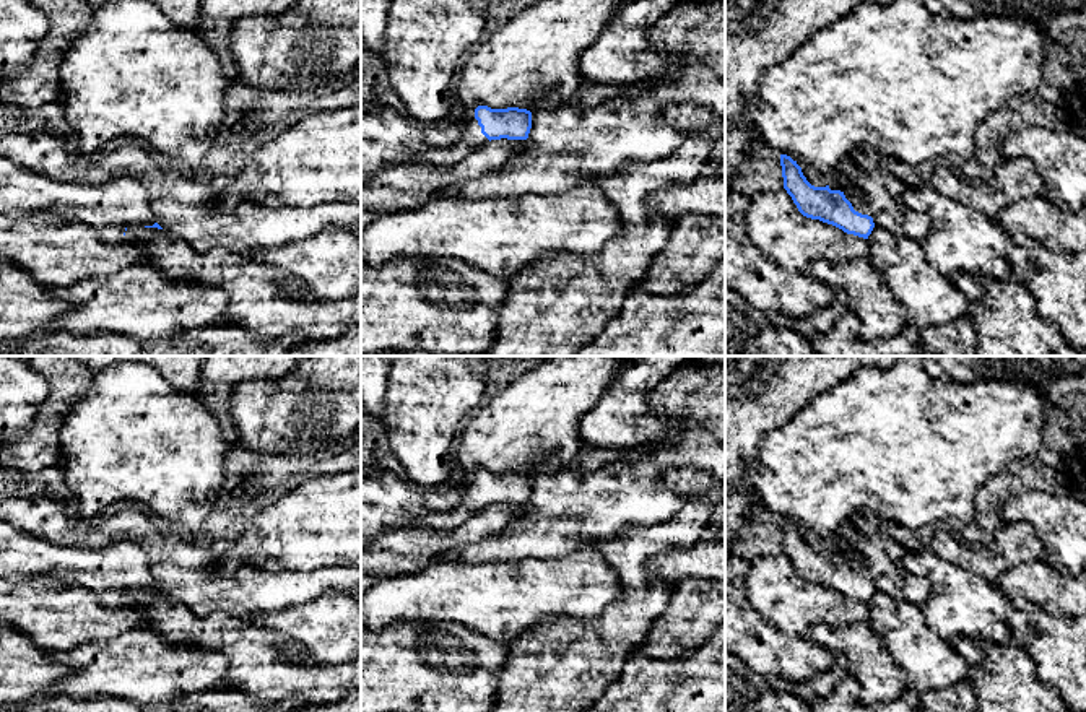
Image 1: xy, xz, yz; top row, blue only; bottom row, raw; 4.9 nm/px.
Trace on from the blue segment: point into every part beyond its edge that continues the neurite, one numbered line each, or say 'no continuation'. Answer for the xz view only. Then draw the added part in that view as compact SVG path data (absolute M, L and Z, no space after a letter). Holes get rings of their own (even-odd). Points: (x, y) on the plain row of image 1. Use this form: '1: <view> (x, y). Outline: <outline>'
1: xz (472, 503). Outline: M473 481L462 491L462 499L454 510L429 512L426 527L449 530L462 525L489 504L481 497L478 484Z

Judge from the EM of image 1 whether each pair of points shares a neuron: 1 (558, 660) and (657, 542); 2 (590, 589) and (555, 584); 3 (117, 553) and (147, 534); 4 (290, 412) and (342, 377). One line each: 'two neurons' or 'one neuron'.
1: one neuron
2: one neuron
3: two neurons
4: one neuron

